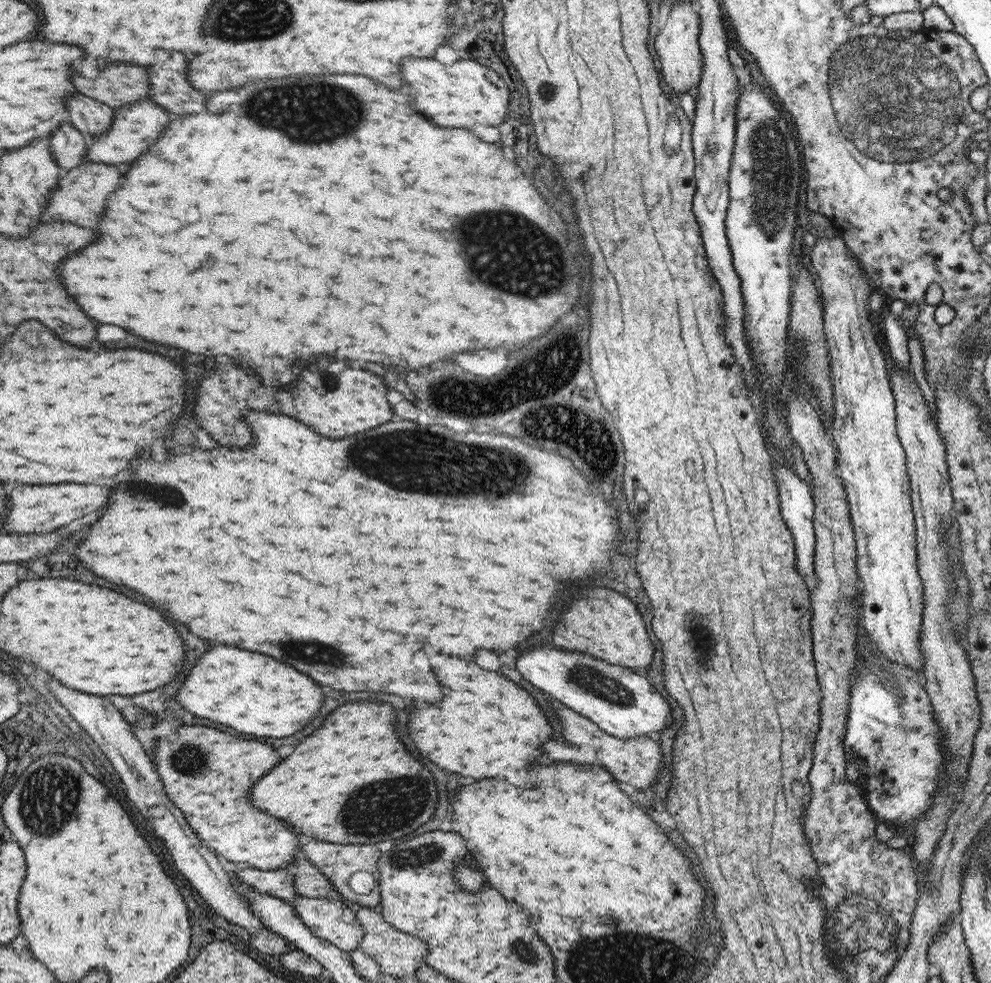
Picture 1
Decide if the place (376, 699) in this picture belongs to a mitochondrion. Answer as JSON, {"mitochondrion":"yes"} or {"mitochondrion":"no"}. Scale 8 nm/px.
{"mitochondrion":"no"}

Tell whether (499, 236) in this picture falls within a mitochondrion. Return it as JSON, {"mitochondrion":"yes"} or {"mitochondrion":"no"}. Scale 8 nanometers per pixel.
{"mitochondrion":"yes"}

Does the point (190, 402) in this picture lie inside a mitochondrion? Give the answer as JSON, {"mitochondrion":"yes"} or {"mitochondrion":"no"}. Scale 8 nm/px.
{"mitochondrion":"no"}

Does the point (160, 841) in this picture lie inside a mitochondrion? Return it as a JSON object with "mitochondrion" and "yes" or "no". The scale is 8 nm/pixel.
{"mitochondrion":"no"}

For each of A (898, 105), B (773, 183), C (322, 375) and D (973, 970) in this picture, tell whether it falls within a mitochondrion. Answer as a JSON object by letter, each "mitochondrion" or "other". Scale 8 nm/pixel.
{"A":"mitochondrion","B":"mitochondrion","C":"mitochondrion","D":"other"}

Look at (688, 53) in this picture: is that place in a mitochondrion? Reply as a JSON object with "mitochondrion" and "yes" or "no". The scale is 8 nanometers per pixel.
{"mitochondrion":"no"}

